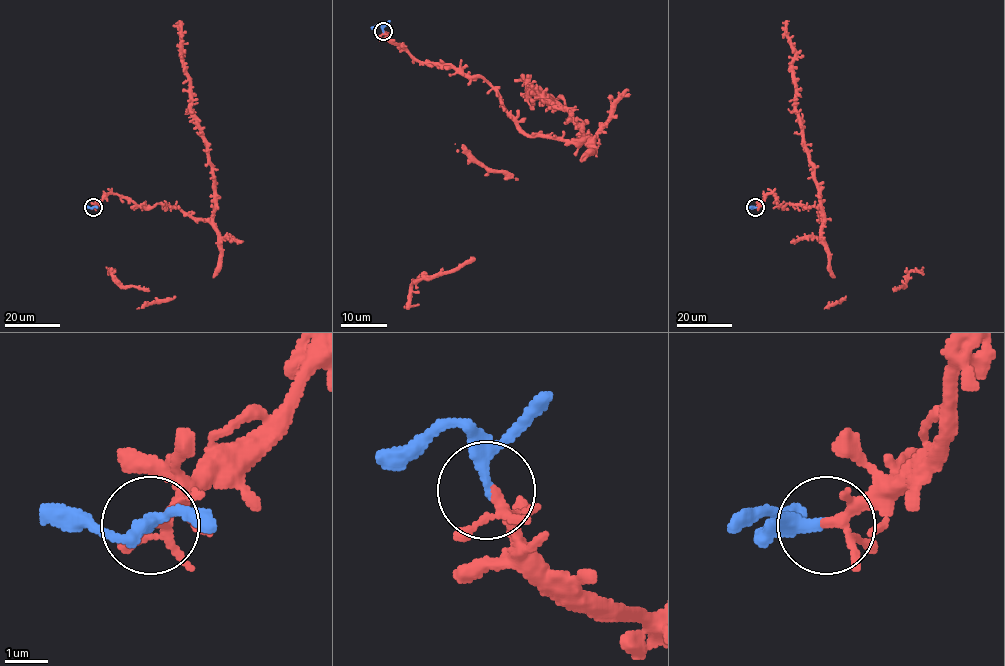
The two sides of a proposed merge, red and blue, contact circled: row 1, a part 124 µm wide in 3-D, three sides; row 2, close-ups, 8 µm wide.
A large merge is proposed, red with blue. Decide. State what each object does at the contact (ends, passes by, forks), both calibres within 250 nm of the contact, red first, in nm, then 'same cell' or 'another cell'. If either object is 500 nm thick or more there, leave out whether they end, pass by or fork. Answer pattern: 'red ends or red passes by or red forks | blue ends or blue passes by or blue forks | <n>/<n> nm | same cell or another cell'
red forks | blue passes by | 170/240 nm | same cell

